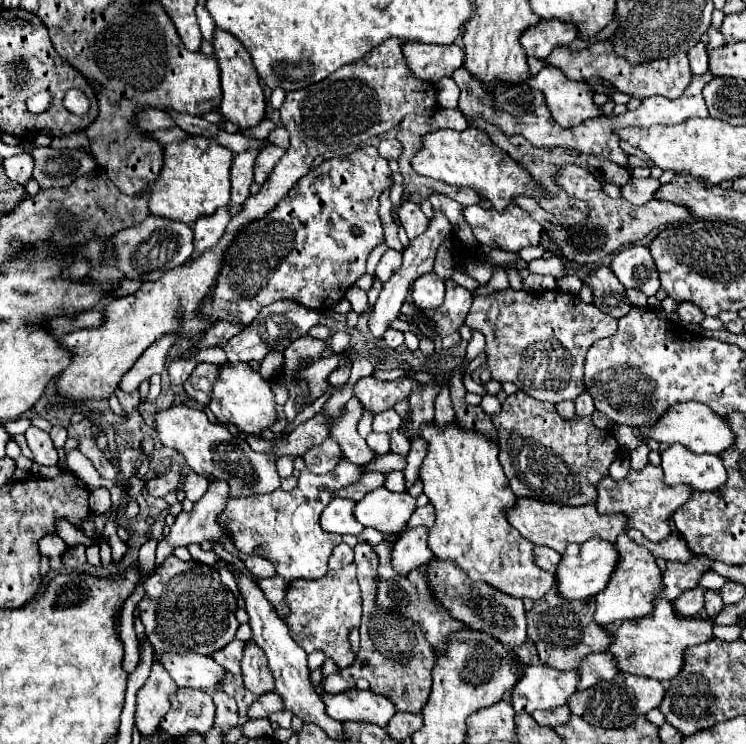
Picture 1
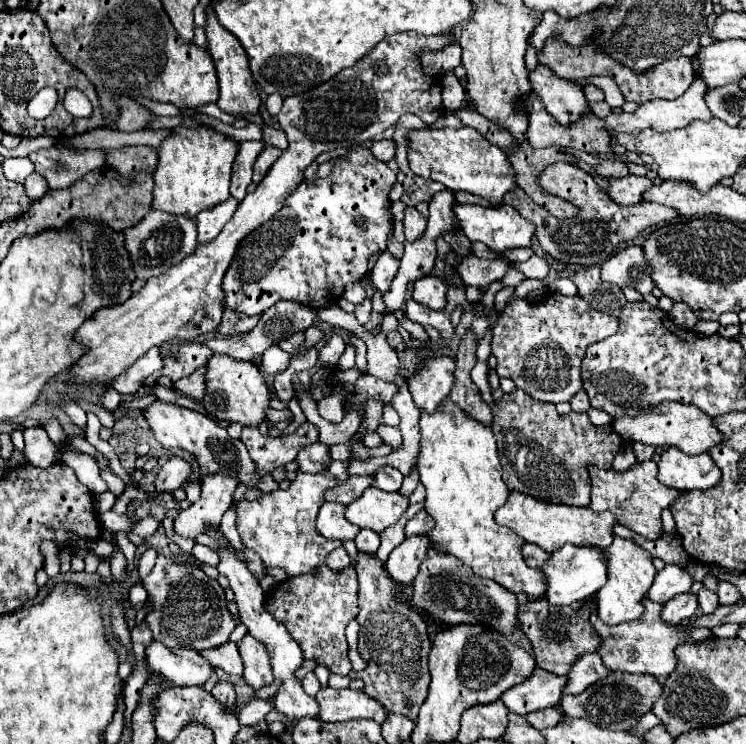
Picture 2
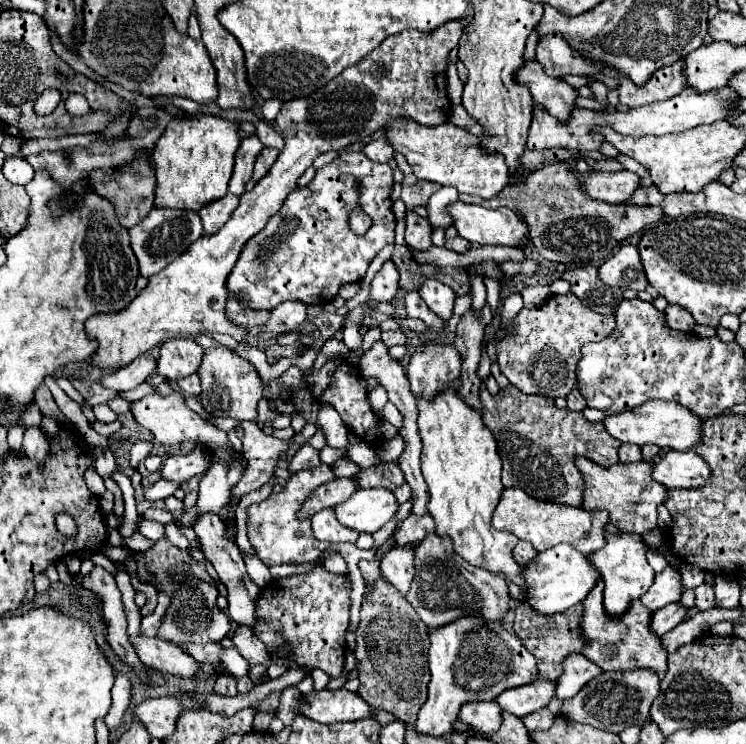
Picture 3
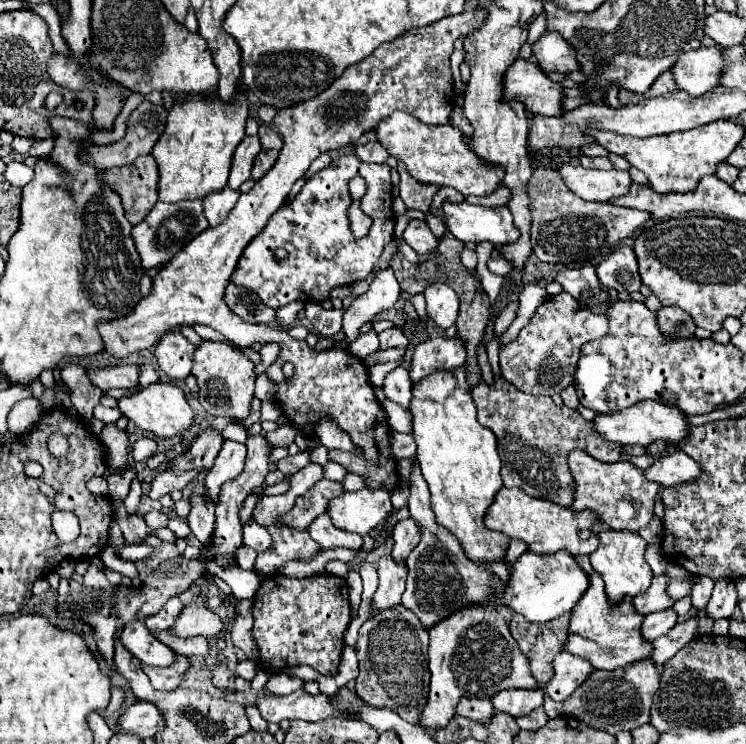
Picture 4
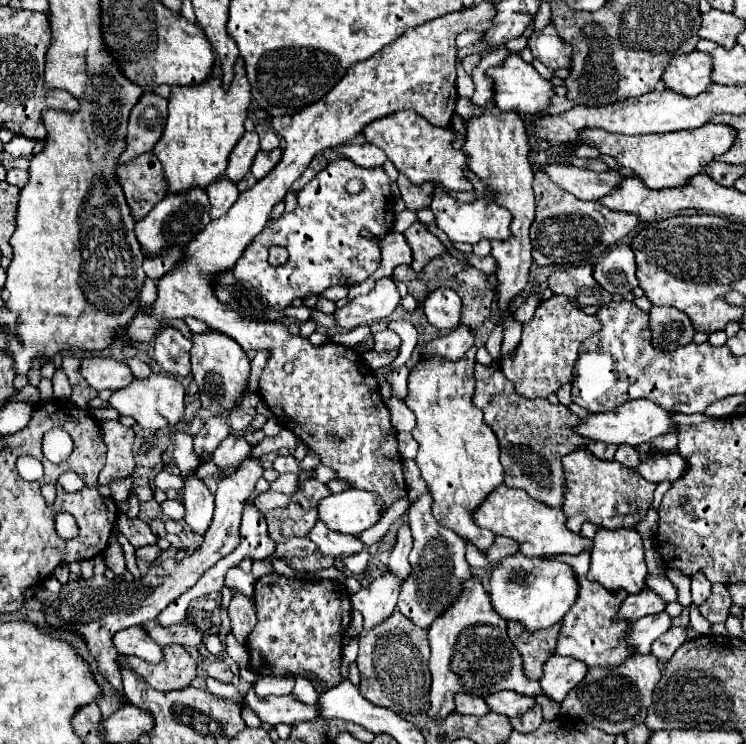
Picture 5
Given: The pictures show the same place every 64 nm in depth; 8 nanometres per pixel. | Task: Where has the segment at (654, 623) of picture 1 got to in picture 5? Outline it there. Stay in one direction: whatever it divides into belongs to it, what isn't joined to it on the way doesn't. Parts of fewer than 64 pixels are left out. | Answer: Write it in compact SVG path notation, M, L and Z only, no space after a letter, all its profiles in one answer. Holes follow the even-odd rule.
M580 552L578 556L556 554L556 560L572 566L576 580L580 582L580 590L574 606L560 622L558 642L552 654L582 660L586 666L618 666L628 656L632 656L632 652L624 642L624 632L628 628L628 622L614 622L614 616L618 614L618 608L628 594L624 594L624 590L620 594L608 594L608 590L604 590L604 586L600 586L598 582L586 580L586 572L590 566L590 552Z

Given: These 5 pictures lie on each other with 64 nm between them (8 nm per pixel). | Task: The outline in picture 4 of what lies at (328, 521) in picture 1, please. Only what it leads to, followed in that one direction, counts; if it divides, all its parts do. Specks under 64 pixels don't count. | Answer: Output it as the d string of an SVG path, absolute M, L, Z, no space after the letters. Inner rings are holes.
M320 514L312 526L308 528L312 540L320 544L320 548L350 548L350 550L362 550L362 536L360 534L348 534L344 530L338 530L332 526L328 514Z

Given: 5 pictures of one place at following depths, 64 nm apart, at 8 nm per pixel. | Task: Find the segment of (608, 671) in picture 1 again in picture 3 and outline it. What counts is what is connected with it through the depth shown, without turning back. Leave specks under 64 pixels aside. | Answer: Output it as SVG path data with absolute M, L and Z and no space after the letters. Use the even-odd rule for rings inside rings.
M568 654L568 658L562 662L562 676L556 680L556 698L572 698L584 686L584 682L600 676L600 672L602 670L582 654Z

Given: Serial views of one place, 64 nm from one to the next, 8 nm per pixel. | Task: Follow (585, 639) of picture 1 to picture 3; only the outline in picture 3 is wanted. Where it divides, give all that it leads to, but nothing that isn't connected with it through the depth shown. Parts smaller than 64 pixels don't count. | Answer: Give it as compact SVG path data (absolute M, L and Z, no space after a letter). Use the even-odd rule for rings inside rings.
M520 604L516 608L514 632L522 640L524 648L530 654L534 654L536 666L538 666L538 678L556 680L562 670L562 658L566 658L572 652L582 650L584 638L580 638L580 620L582 620L582 604L572 606L572 610L566 610L564 614L554 614L554 616L546 616L546 618L530 612L528 604Z

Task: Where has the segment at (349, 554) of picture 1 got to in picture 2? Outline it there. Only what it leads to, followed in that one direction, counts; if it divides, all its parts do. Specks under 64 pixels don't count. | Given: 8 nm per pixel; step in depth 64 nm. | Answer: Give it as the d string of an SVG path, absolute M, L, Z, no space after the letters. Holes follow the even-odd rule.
M340 546L340 548L334 548L334 550L328 554L328 558L326 558L326 566L328 566L330 570L336 570L336 572L348 568L348 564L350 564L350 556L346 554L346 550L344 550L342 546Z

